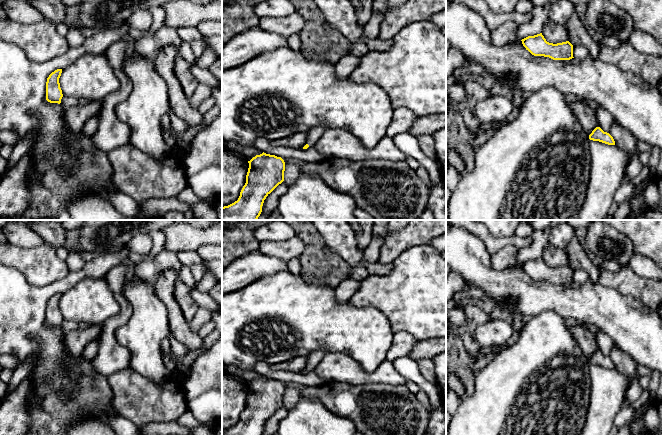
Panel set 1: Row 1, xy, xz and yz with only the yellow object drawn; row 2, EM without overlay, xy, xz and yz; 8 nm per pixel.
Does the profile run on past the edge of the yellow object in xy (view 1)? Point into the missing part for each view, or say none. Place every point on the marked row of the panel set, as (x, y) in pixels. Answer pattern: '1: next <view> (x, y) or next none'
1: next none

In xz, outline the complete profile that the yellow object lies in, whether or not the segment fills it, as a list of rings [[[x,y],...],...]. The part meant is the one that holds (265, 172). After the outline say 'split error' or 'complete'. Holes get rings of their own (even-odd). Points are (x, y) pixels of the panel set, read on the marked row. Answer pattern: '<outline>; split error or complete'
[[[262,153],[249,163],[246,183],[234,203],[222,207],[222,220],[257,220],[266,197],[284,181],[285,162]]]; complete

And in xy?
[[[57,69],[52,72],[47,78],[46,82],[46,100],[50,103],[61,103],[63,97],[62,90],[60,88],[59,78],[61,76],[62,69]]]; complete

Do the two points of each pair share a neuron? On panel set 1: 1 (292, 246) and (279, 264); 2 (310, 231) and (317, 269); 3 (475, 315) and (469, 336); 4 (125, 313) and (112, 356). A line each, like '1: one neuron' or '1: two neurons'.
1: two neurons
2: one neuron
3: one neuron
4: one neuron

